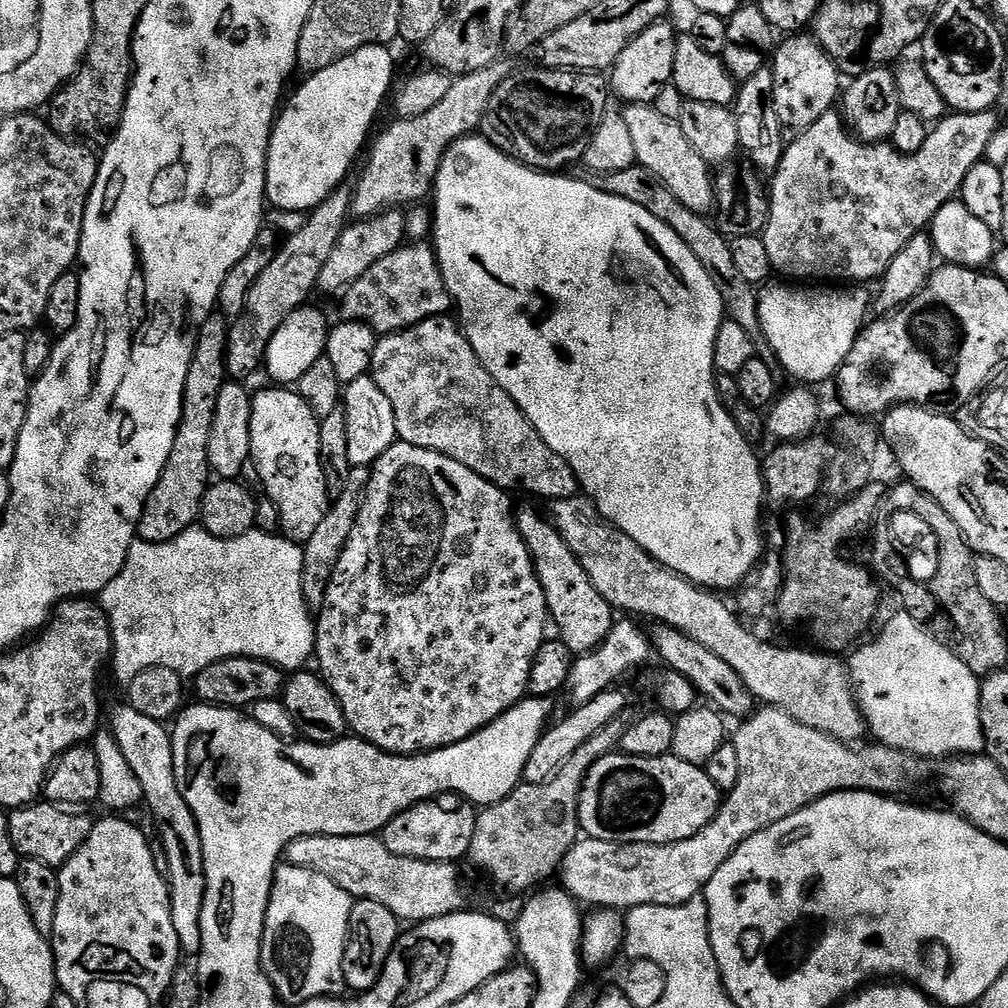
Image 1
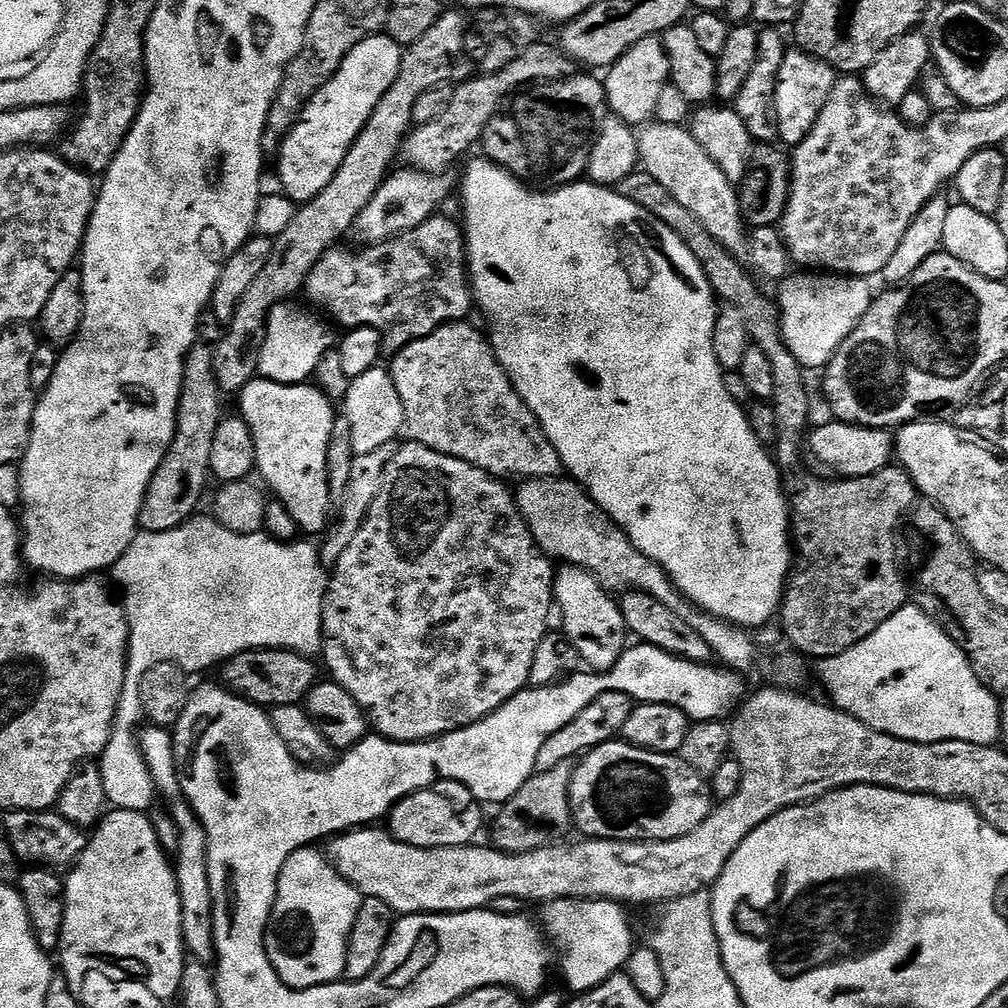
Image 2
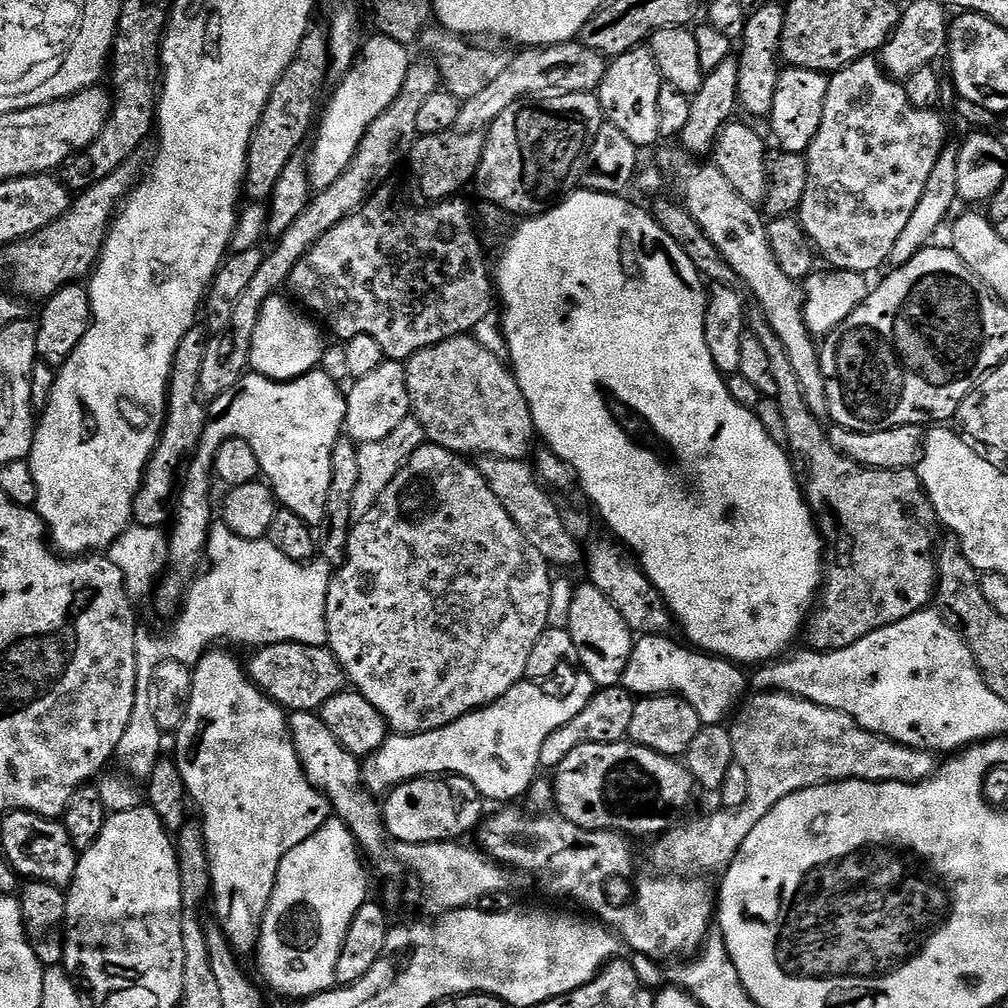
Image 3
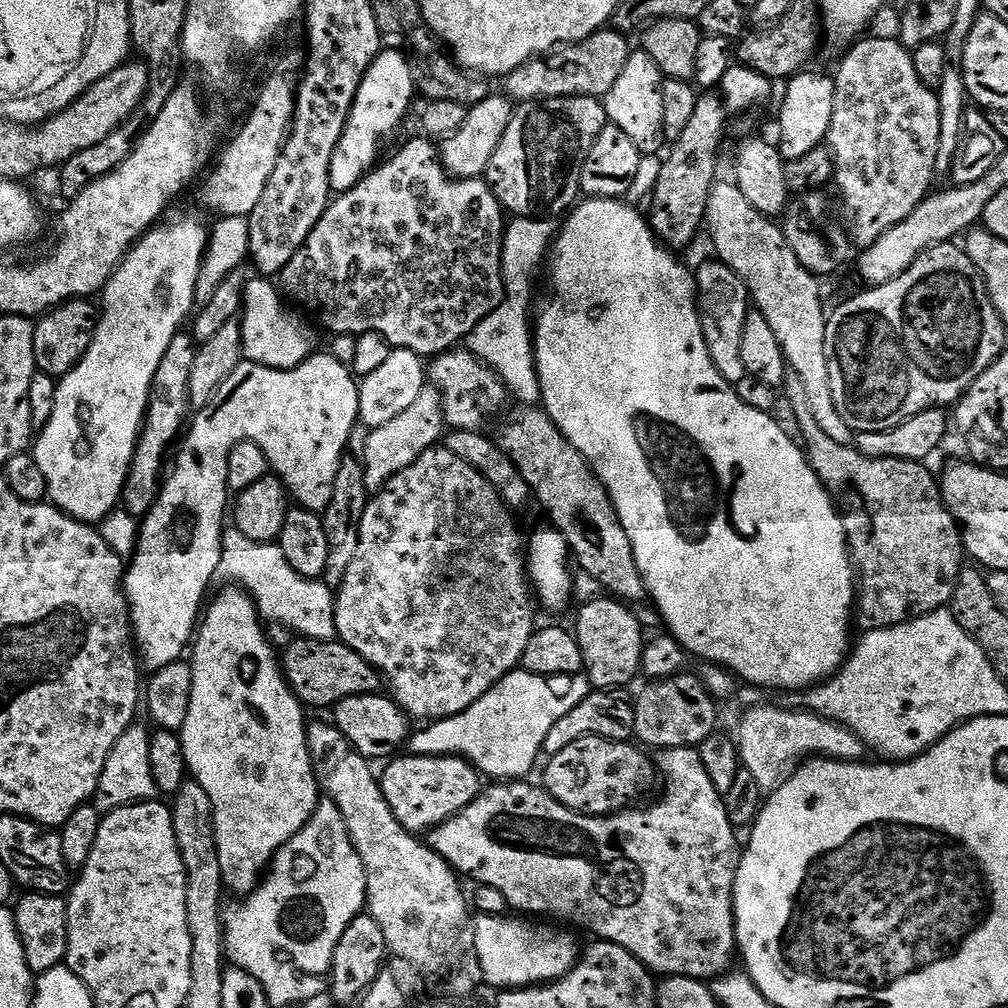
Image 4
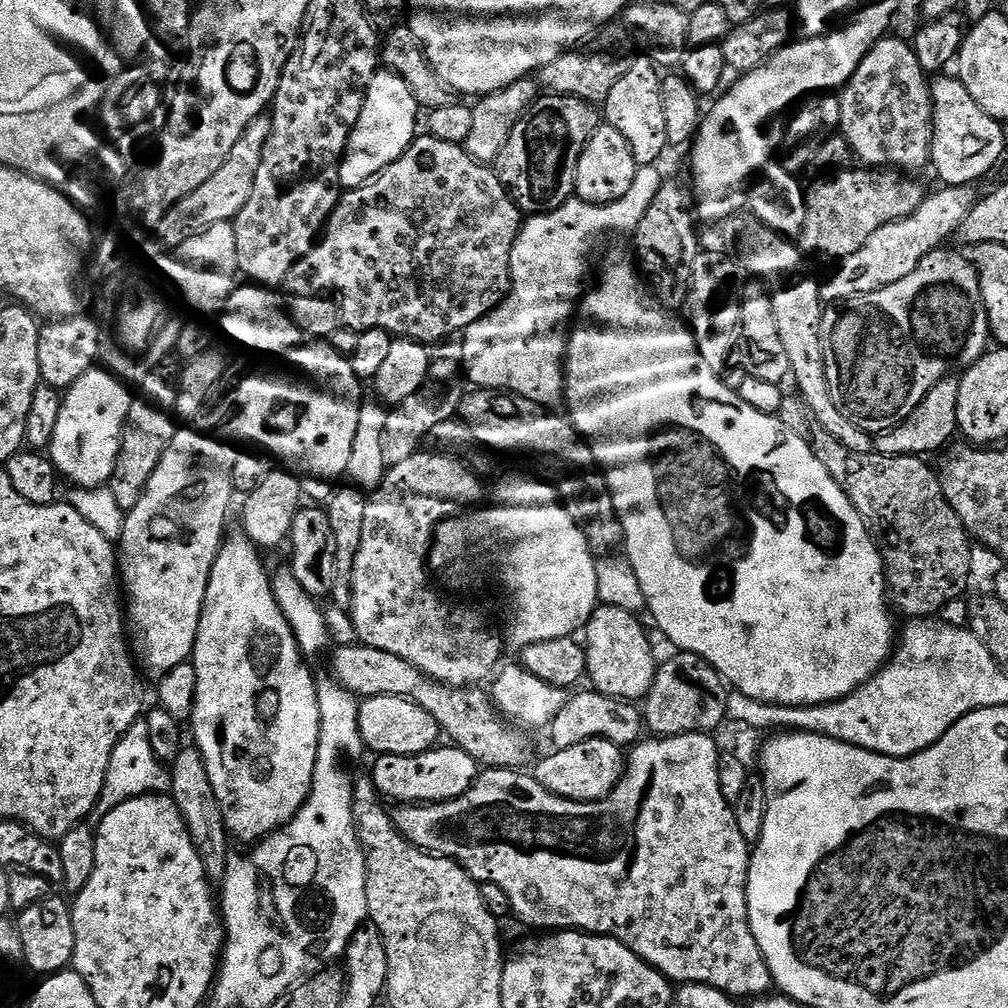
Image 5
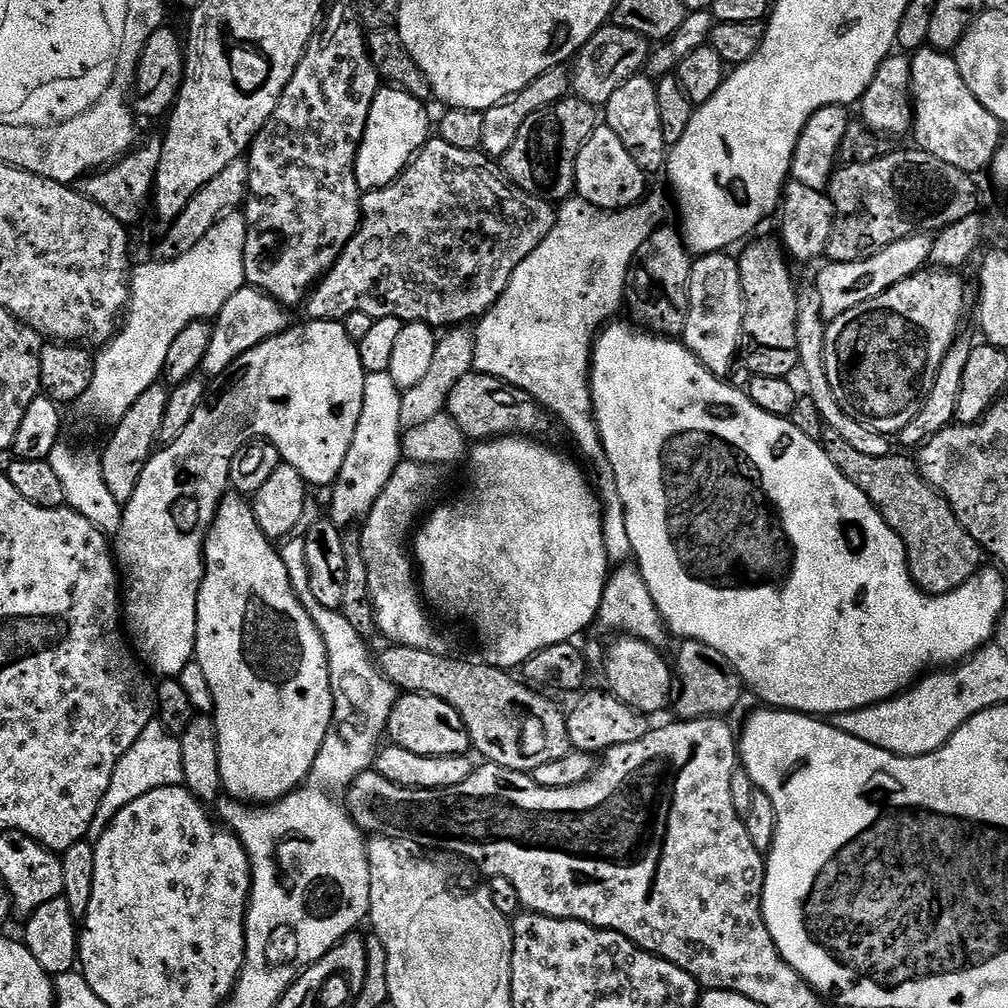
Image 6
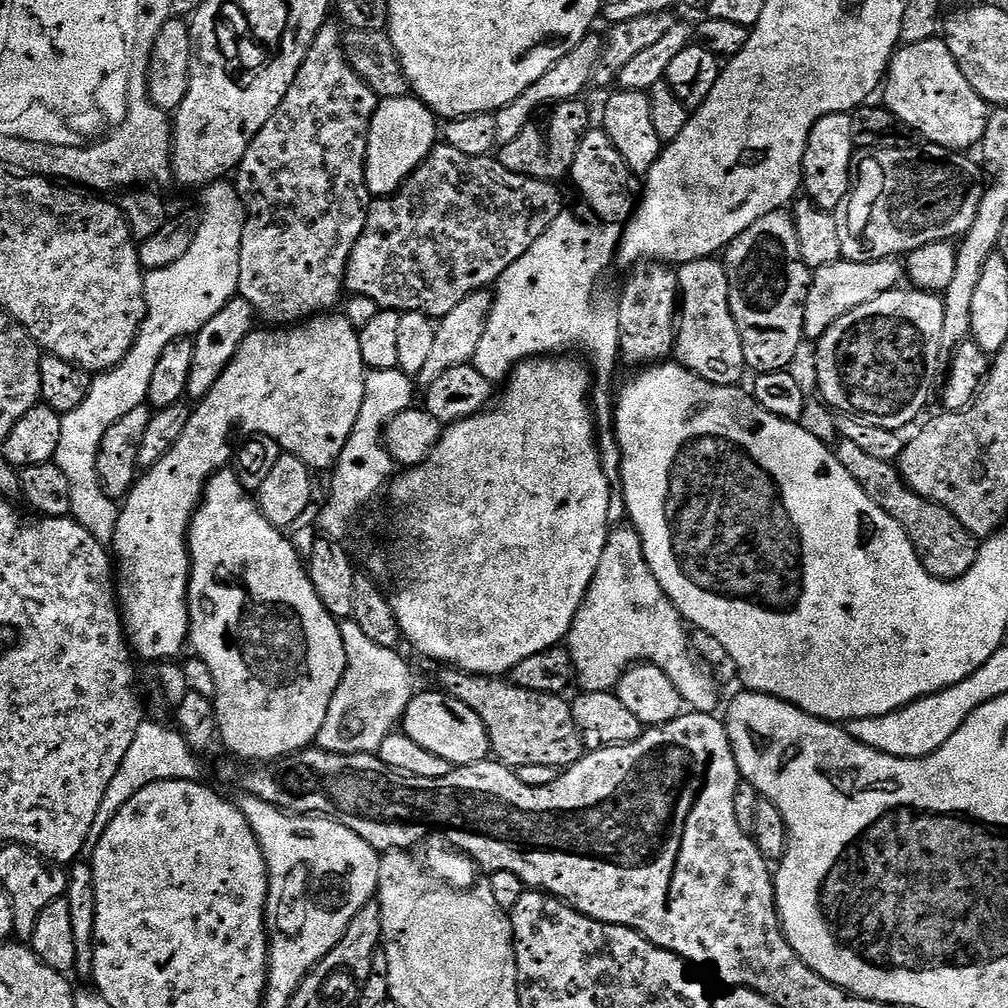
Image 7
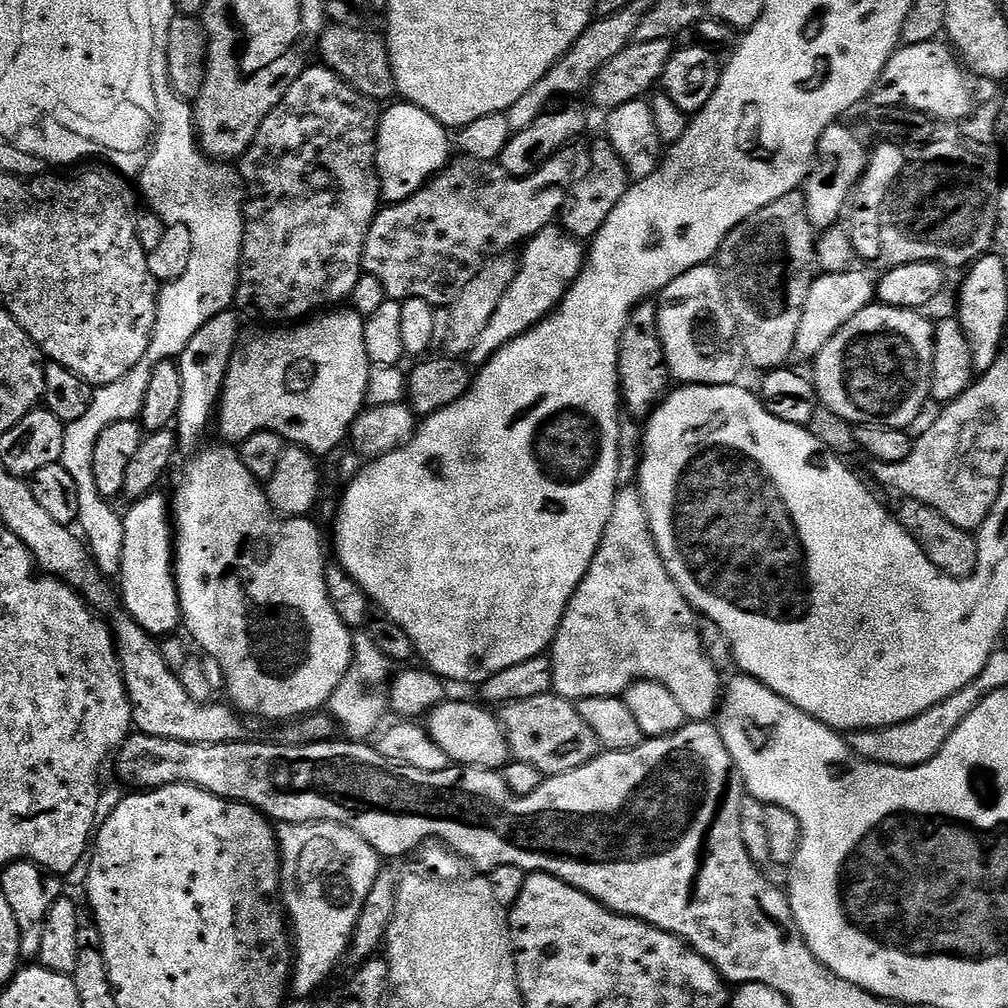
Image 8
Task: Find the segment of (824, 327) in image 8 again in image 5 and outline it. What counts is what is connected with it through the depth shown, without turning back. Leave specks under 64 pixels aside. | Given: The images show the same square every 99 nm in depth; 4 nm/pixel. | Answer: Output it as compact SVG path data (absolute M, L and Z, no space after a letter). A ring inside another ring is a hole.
M944 186L939 190L941 192L936 192L933 196L932 193L925 195L922 206L918 206L914 214L910 214L905 220L895 220L882 226L882 230L870 234L870 242L866 242L862 250L839 261L837 268L840 269L829 278L828 284L826 280L823 285L823 299L828 302L843 302L890 286L906 278L906 274L910 274L910 270L914 270L918 262L926 258L926 254L947 245L944 243L959 233L966 214L970 214L970 210L976 204L978 192L975 192L977 189L972 186L962 188Z

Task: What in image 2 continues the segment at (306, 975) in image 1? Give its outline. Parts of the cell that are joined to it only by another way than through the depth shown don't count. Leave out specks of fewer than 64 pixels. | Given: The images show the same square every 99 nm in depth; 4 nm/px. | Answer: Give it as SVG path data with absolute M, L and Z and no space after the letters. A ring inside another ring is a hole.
M312 846L300 848L290 854L290 858L286 858L286 866L282 866L280 881L276 883L276 901L272 907L272 917L268 919L268 932L264 936L264 945L274 970L284 984L297 990L334 984L344 976L348 935L354 926L354 918L362 899L356 887L340 877L327 855L323 851L315 852L316 850Z

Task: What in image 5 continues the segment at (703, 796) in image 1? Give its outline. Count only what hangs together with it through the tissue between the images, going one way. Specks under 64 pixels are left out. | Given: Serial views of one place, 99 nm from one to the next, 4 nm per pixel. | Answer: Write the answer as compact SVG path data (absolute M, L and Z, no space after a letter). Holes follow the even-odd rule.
M587 740L578 742L578 746L566 746L549 751L549 756L544 756L535 761L534 775L536 781L555 796L578 802L590 802L606 798L616 784L624 776L626 767L626 752L621 745L609 740Z

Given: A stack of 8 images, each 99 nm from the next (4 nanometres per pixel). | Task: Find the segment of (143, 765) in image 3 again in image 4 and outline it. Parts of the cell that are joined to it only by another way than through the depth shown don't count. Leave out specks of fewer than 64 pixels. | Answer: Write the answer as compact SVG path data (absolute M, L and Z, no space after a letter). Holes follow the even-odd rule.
M228 530L220 555L219 579L239 586L251 596L256 610L265 621L273 620L284 628L293 628L296 634L310 640L335 640L336 597L323 579L306 580L287 562L279 543L259 544L242 533Z

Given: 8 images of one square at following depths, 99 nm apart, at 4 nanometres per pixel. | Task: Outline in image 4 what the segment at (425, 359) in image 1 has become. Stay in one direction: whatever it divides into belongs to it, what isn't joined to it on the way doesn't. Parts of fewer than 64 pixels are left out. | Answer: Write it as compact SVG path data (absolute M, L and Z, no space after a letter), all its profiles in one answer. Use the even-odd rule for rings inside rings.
M449 350L435 357L427 365L426 376L431 387L440 392L444 423L452 430L478 432L487 429L487 424L505 411L504 403L510 400L510 393L500 377L467 350Z

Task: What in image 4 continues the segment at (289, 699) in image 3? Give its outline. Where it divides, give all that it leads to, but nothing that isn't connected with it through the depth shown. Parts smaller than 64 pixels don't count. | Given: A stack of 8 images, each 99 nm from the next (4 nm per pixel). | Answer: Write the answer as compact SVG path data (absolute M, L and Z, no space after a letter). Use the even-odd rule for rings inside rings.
M296 638L296 641L282 652L282 667L288 687L300 699L301 704L309 709L331 709L346 698L375 695L382 688L382 677L377 669L370 666L356 651L340 643L339 639Z

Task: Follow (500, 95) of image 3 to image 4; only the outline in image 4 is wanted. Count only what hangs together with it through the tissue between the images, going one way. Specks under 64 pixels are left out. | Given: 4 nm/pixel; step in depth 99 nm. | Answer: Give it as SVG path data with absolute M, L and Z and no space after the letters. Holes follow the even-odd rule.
M601 30L575 44L563 45L547 55L528 60L506 78L507 95L516 102L553 100L563 96L594 96L603 98L614 86L630 51L629 37L620 32Z

